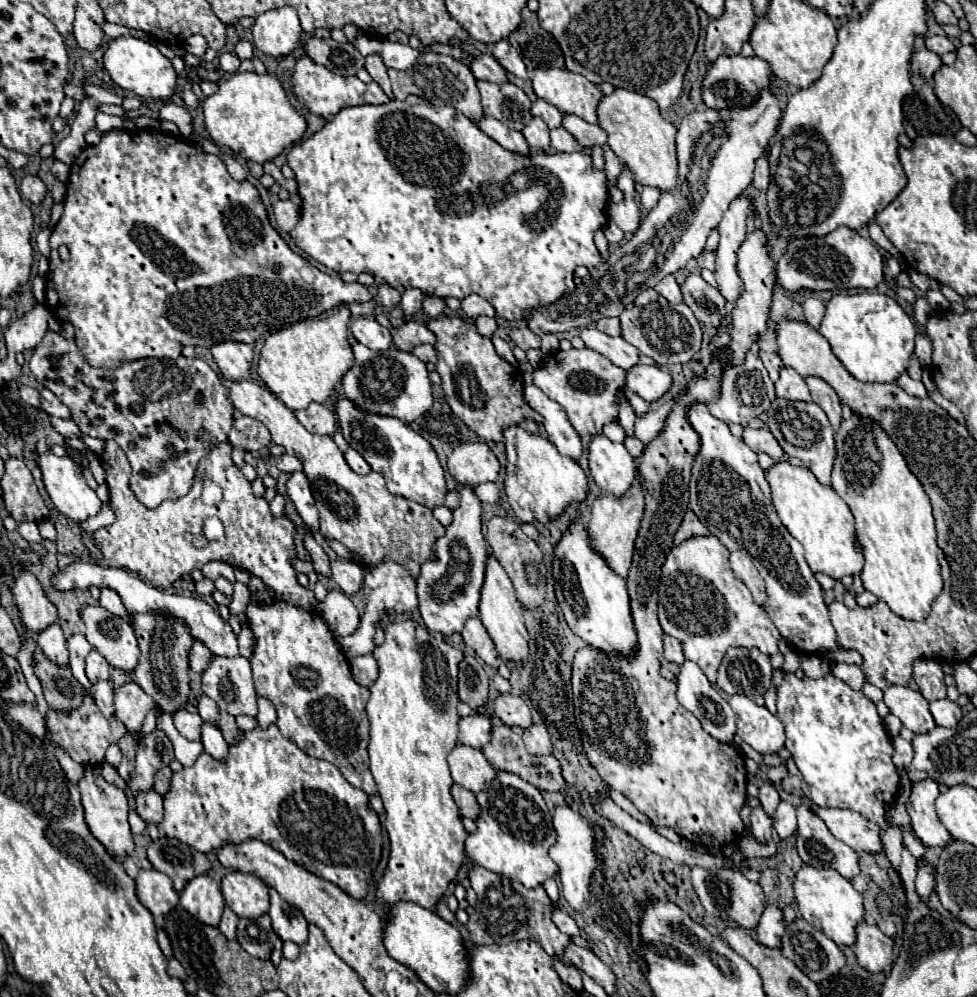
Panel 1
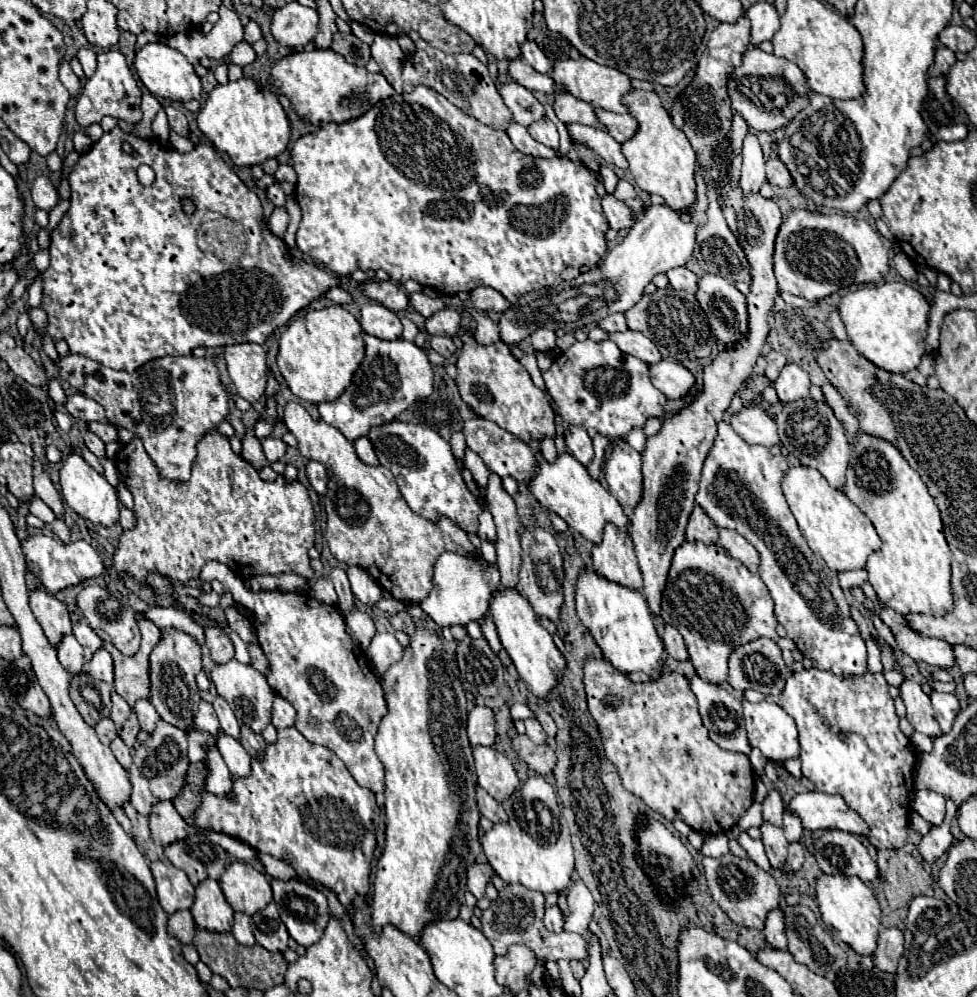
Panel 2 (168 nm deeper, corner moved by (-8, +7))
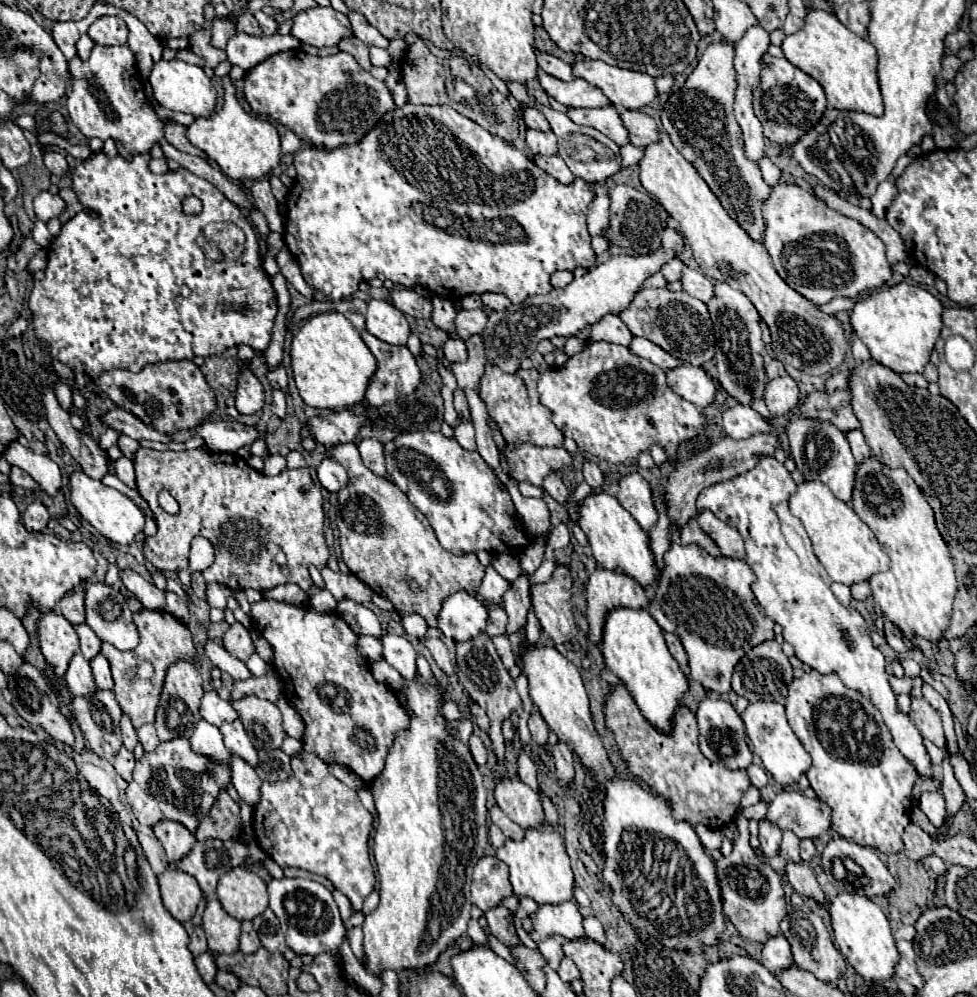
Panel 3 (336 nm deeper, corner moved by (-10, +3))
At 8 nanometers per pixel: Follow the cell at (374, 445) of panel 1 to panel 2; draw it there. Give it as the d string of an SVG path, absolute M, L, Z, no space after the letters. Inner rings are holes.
M391 421L371 427L367 437L375 447L379 463L393 473L403 499L413 511L431 521L435 521L439 515L447 515L467 533L477 533L477 515L481 513L481 503L477 503L475 495L469 493L461 473L457 471L451 447L439 433L419 423Z

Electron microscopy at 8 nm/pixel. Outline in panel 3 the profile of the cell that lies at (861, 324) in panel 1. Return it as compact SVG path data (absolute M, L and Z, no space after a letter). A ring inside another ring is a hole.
M899 283L861 299L851 311L851 325L869 347L873 361L895 373L923 373L943 327L941 313L943 305L933 293L919 285Z

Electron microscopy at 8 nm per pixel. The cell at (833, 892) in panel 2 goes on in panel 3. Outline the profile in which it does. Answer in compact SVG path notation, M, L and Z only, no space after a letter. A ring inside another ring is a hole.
M839 893L829 903L833 933L835 933L835 945L843 953L843 957L849 961L849 965L865 979L865 981L887 981L895 975L897 959L901 959L895 937L891 935L889 921L885 913L865 895L857 893Z

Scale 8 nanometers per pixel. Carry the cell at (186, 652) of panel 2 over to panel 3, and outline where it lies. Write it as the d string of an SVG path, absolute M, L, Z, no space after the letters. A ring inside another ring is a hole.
M179 661L169 667L167 677L165 677L165 687L161 693L161 701L157 707L157 717L155 717L155 729L157 729L157 735L161 741L169 741L175 737L187 737L187 739L191 737L195 725L201 719L199 705L201 705L203 693L205 693L203 679L201 679L197 665L187 663L187 661Z

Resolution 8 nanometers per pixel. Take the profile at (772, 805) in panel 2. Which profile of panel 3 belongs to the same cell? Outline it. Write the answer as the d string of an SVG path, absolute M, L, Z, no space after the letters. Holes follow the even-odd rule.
M759 821L759 843L761 843L761 851L765 857L775 857L777 851L779 851L779 845L781 845L781 831L769 823L769 821Z

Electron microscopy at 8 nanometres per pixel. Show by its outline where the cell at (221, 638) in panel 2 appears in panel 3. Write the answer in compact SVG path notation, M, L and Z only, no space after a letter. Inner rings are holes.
M235 623L235 625L229 627L229 631L223 637L223 643L225 643L225 649L231 655L235 655L237 659L241 659L241 661L249 659L249 655L255 653L253 639L251 639L249 631L241 623Z

